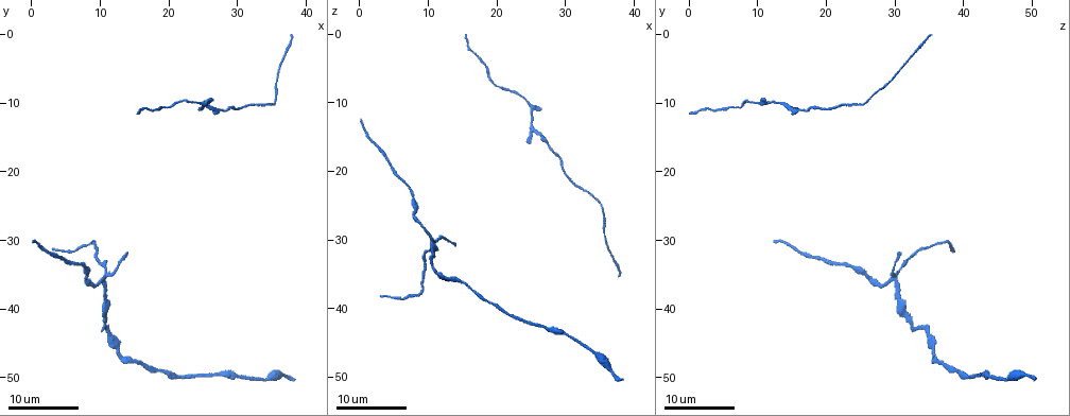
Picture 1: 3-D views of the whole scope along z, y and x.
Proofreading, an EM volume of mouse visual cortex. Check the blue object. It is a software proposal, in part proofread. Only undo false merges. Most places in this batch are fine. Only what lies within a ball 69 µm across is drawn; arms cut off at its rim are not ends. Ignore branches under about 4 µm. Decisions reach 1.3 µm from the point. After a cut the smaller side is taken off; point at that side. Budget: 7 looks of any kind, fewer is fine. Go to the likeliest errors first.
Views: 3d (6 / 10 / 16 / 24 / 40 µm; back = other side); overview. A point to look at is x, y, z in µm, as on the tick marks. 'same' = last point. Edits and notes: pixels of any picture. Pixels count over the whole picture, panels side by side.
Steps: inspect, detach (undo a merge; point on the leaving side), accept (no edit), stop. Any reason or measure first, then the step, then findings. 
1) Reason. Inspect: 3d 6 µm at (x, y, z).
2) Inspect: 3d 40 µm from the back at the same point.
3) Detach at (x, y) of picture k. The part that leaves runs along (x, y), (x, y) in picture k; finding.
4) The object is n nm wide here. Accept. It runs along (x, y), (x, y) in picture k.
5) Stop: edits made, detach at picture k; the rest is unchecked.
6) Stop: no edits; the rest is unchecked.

Four arms meet. Inspect: 3d 16 µm at (10.5, 36.0, 30.0).

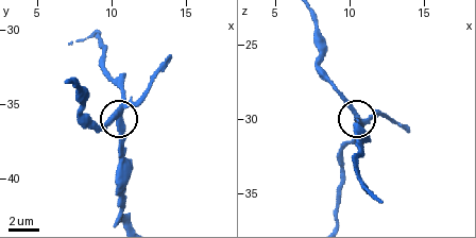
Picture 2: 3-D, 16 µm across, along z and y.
Inspect: 3d 10 µm at the same point.

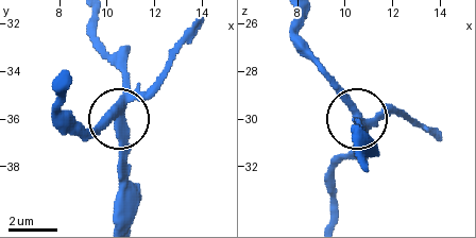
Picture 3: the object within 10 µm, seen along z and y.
Inspect: 3d 10 µm from the back at the same point.

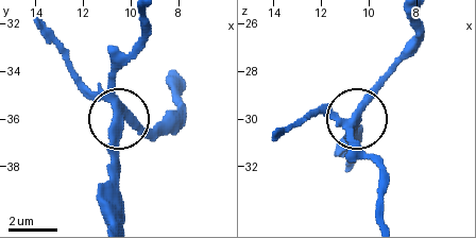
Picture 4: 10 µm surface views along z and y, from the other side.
The object is 350 nm wide here. Detach at (117, 67) of picture 4. Two neurons meet here.

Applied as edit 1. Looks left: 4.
Inspect: overview.

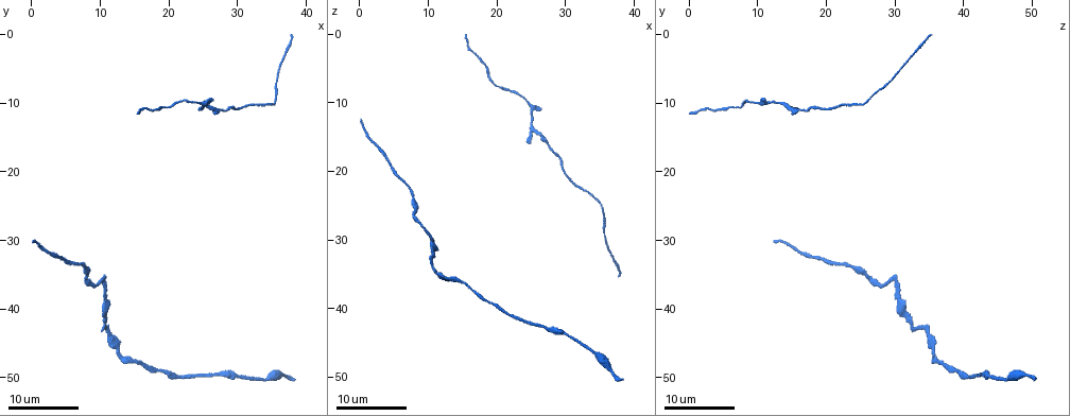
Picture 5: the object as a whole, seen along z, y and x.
Three-way junction. Inspect: 3d 16 µm at (25.5, 10.0, 13.5).

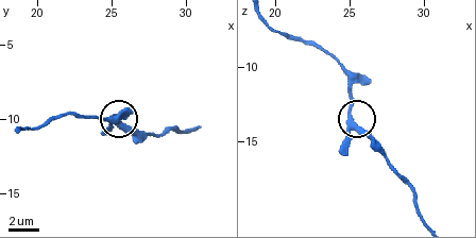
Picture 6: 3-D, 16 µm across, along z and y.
Closer look. Inspect: 3d 6 µm at the same point.

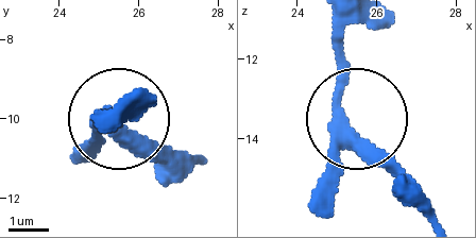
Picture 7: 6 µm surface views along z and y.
Inspect: 3d 6 µm from the back at the same point.

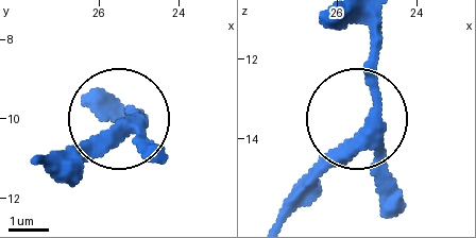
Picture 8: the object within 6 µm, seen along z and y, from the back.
Accept. One neuron here.

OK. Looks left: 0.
Stop: edits made, detach at picture 4; the rest is unchecked.

